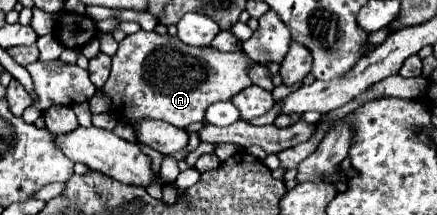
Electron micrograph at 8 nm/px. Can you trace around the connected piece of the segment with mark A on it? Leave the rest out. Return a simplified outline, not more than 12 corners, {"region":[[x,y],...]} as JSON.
{"region":[[140,30],[104,92],[118,120],[202,122],[252,86],[244,52]]}

